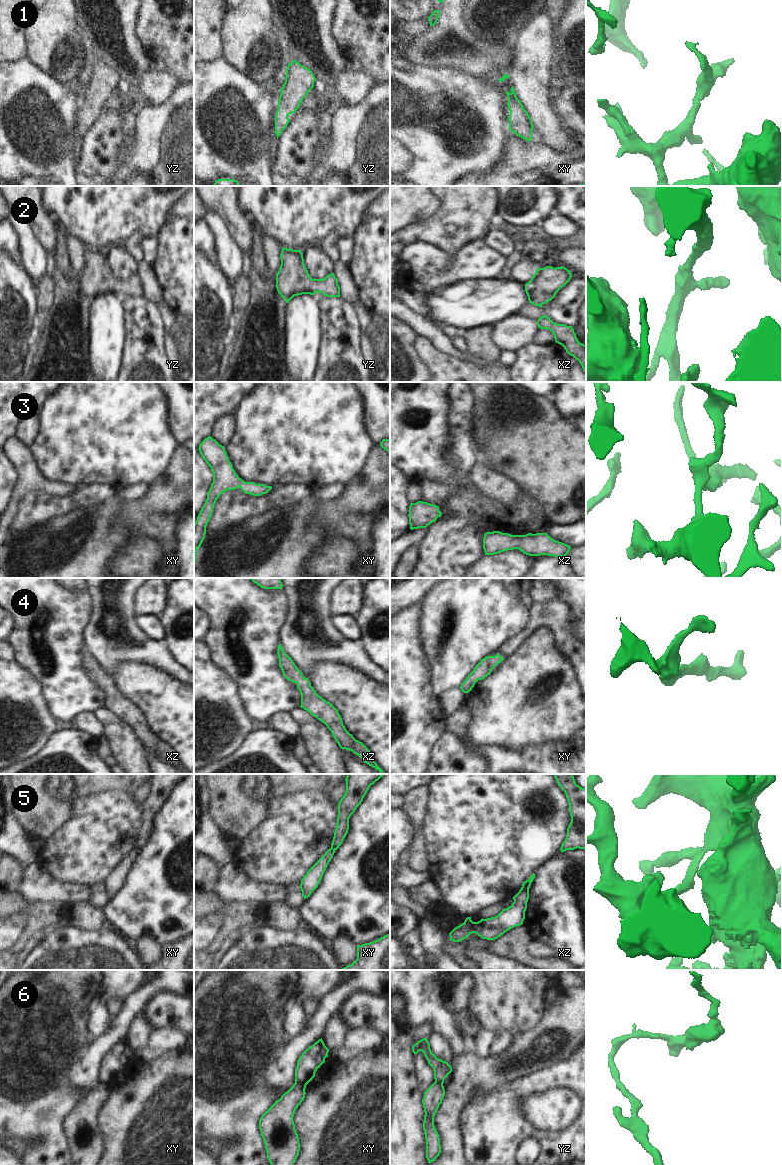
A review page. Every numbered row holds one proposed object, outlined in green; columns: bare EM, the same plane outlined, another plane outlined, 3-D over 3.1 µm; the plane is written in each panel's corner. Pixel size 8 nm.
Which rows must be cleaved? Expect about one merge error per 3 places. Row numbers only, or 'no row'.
5, 6

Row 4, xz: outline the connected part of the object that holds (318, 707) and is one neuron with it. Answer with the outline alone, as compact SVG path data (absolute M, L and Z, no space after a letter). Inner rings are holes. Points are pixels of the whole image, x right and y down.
M280 643L277 654L279 658L279 667L282 670L283 676L287 680L297 684L297 688L301 694L300 707L327 726L341 749L352 751L354 754L358 755L364 763L375 768L381 774L386 774L377 765L369 749L346 730L338 710L333 704L327 702L316 693L309 679L303 676L303 673L285 653Z

